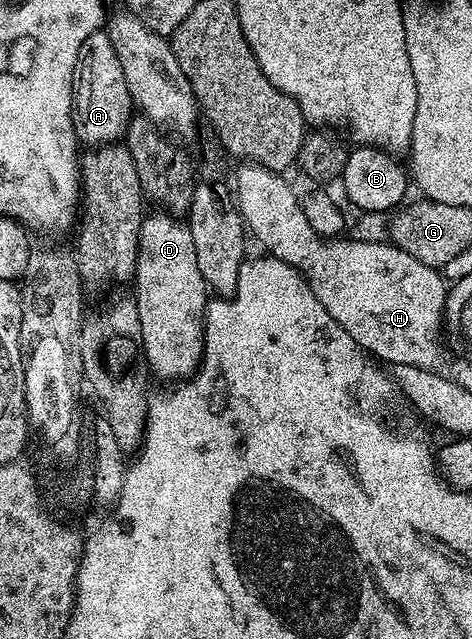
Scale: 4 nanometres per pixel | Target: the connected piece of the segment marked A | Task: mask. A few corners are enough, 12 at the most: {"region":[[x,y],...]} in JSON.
{"region":[[105,30],[80,45],[74,132],[119,142],[132,118],[124,69]]}

